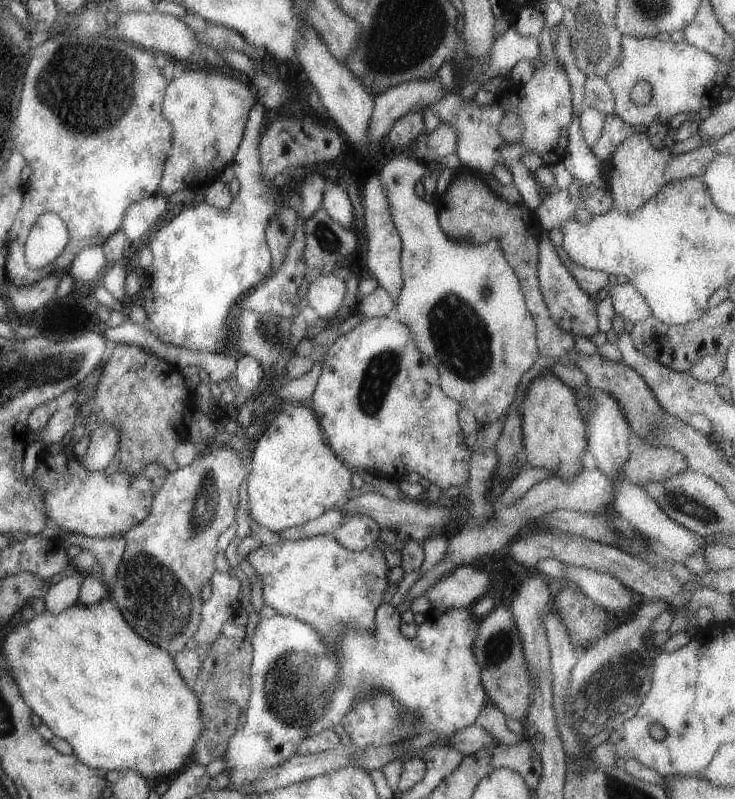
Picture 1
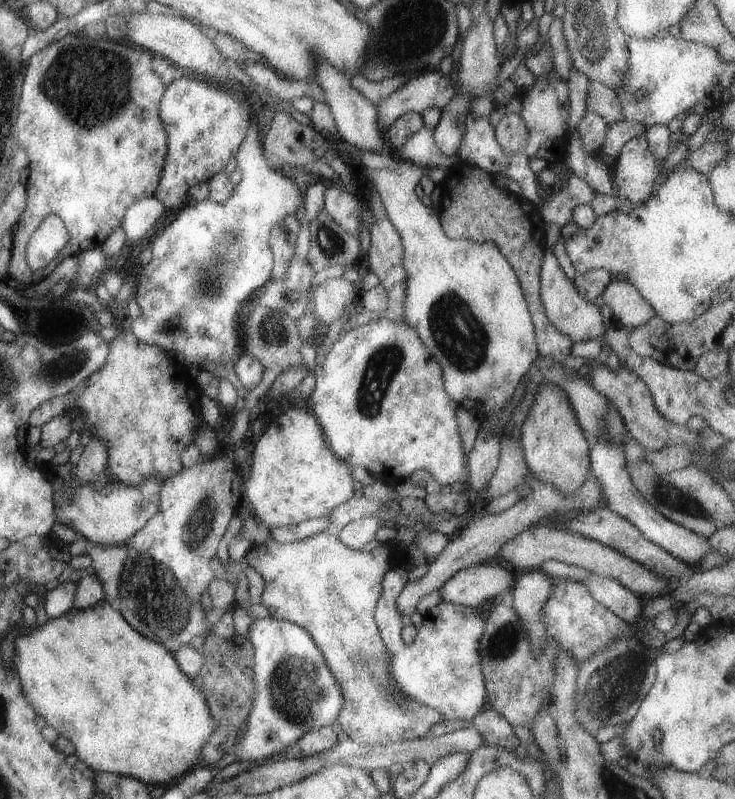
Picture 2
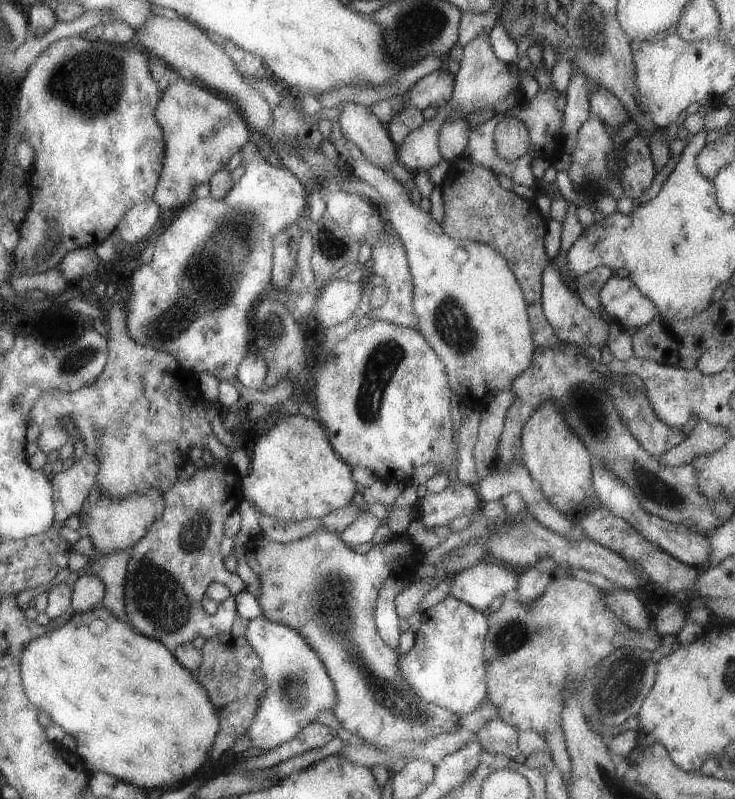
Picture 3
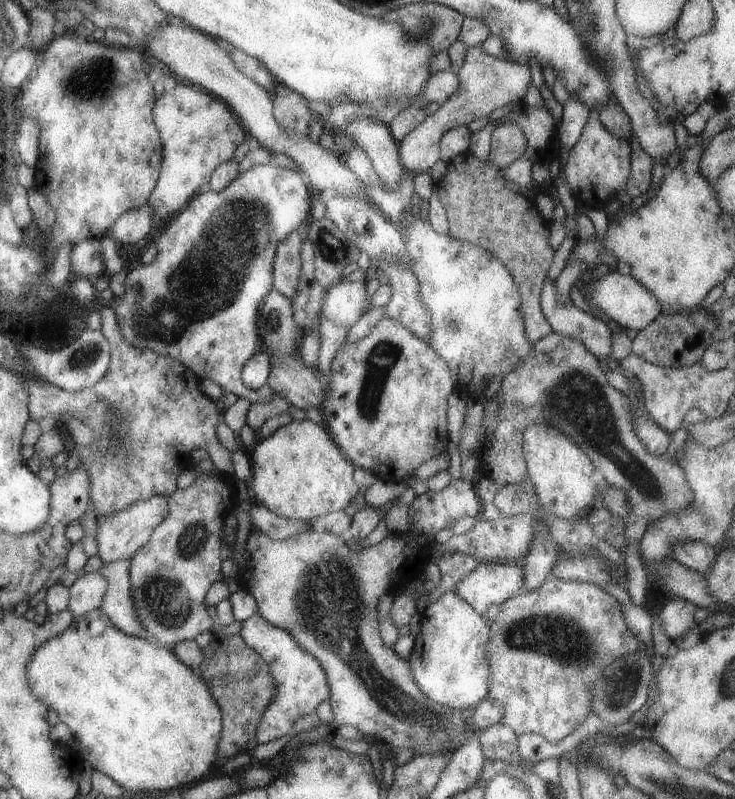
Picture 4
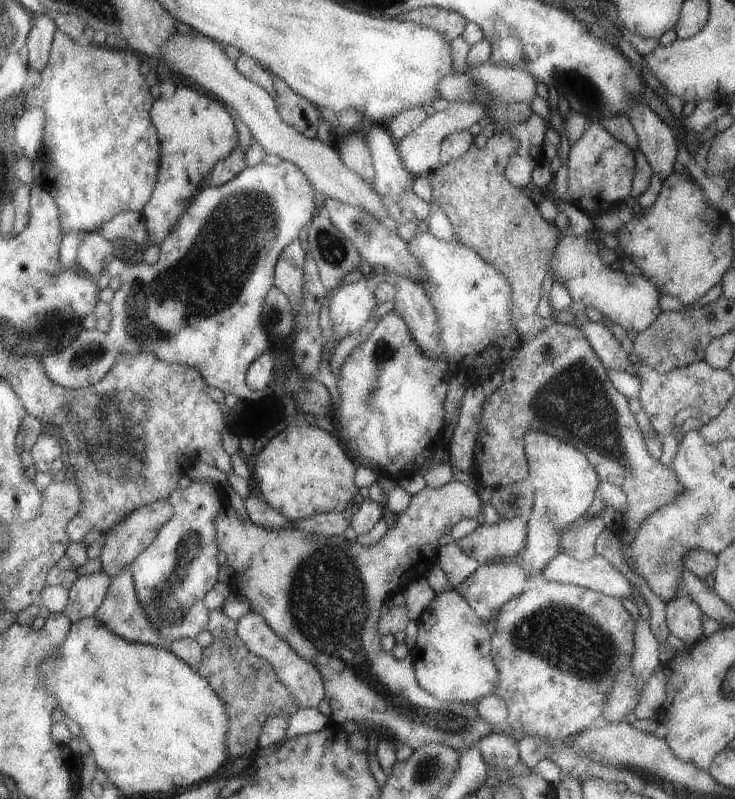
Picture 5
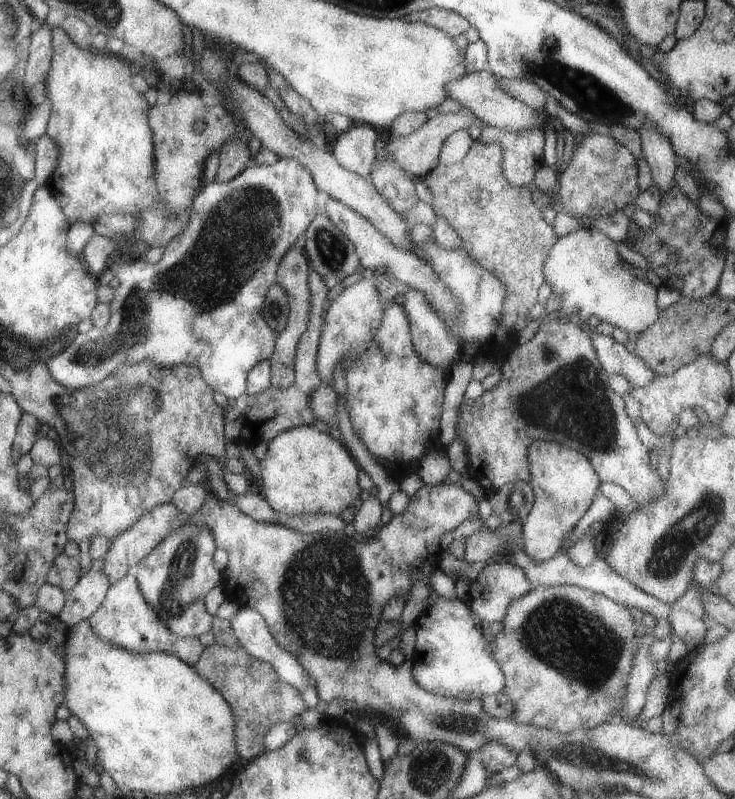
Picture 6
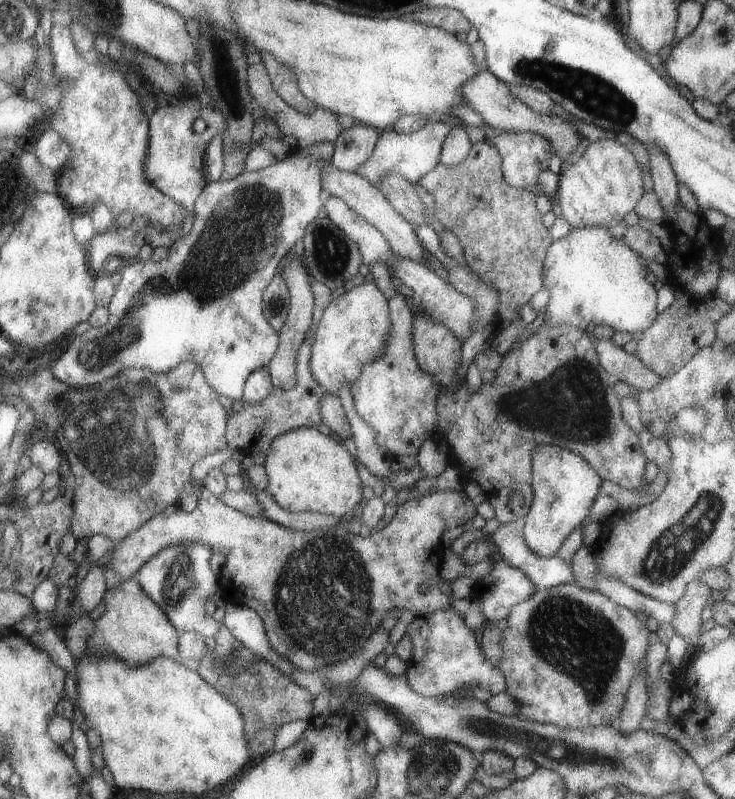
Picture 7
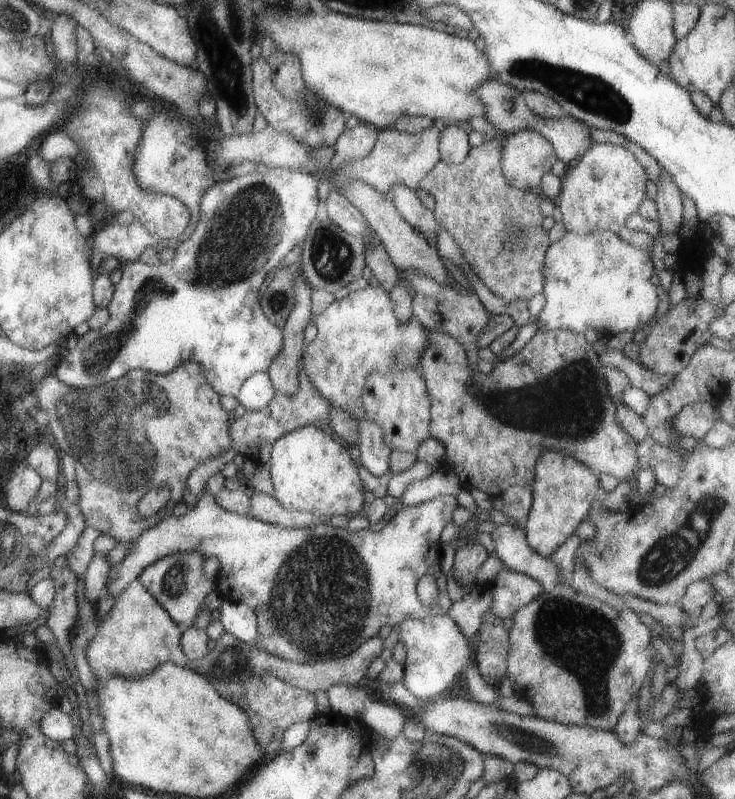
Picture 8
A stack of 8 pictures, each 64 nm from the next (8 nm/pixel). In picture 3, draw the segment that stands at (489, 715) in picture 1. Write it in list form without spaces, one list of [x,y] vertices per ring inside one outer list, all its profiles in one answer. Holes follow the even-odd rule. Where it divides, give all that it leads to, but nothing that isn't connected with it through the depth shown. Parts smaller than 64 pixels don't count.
[[[496,717],[485,722],[474,734],[474,739],[485,752],[500,754],[509,760],[515,760],[518,754],[518,746],[515,744],[517,735],[514,728]]]

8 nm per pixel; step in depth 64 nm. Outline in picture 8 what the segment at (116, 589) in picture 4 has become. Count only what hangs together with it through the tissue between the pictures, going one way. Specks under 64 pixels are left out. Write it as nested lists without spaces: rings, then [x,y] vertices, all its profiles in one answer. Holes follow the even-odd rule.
[[[137,579],[113,598],[113,606],[106,615],[96,627],[84,654],[97,684],[103,684],[109,676],[141,678],[155,672],[155,668],[159,668],[163,662],[187,666],[187,658],[180,646],[183,628],[169,618]]]

